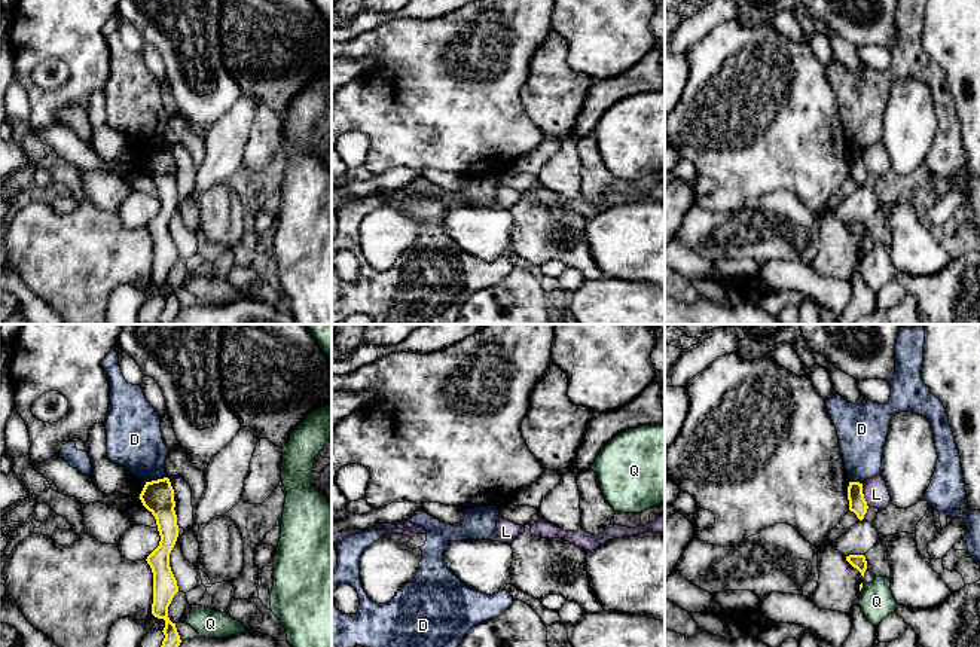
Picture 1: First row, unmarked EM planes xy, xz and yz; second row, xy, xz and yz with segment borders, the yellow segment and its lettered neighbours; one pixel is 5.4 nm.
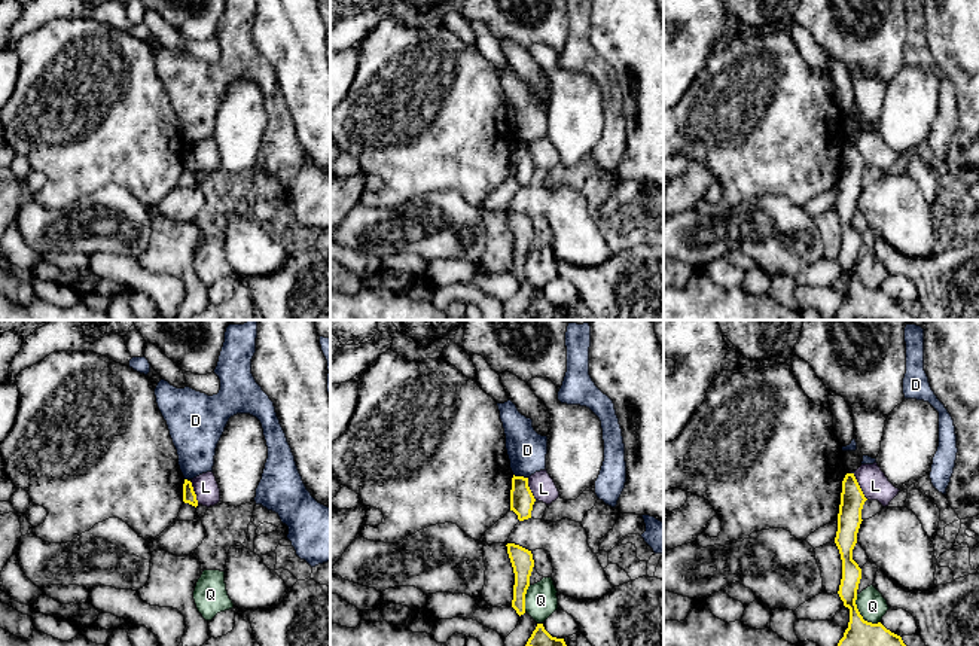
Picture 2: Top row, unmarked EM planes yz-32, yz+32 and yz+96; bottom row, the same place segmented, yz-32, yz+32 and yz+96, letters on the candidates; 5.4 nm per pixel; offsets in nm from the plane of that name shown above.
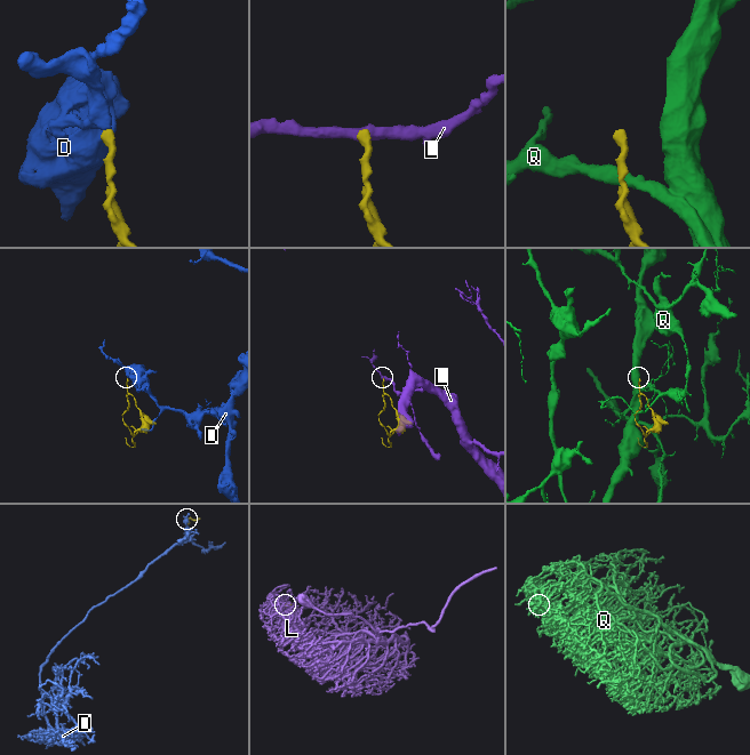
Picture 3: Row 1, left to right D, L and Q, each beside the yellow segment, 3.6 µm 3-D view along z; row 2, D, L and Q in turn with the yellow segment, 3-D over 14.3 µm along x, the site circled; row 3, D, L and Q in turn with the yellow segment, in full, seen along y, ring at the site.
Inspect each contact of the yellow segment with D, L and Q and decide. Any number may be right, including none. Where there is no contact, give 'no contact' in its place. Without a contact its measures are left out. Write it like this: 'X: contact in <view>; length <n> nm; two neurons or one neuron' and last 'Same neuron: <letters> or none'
D: contact in xy; length 120 nm; two neurons
L: contact in yz; length 130 nm; two neurons
Q: contact in yz; length 40 nm; two neurons
Same neuron: none

